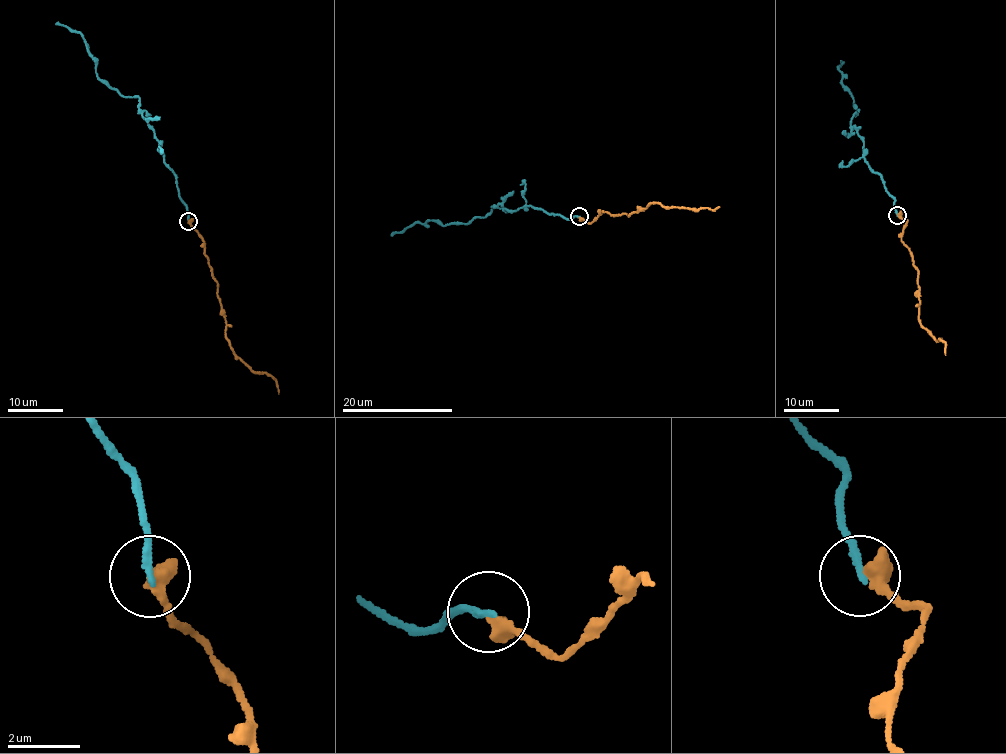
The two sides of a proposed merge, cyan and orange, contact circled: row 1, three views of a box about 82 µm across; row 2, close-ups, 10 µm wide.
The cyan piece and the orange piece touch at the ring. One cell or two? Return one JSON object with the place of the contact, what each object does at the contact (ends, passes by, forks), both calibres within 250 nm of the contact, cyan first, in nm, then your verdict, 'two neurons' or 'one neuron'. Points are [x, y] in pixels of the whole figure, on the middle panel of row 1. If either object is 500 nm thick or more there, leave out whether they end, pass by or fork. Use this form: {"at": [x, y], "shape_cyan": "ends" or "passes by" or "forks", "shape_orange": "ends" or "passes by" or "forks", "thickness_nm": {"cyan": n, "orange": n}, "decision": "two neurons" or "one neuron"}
{"at": [579, 216], "thickness_nm": {"cyan": 200, "orange": 500}, "decision": "one neuron"}

